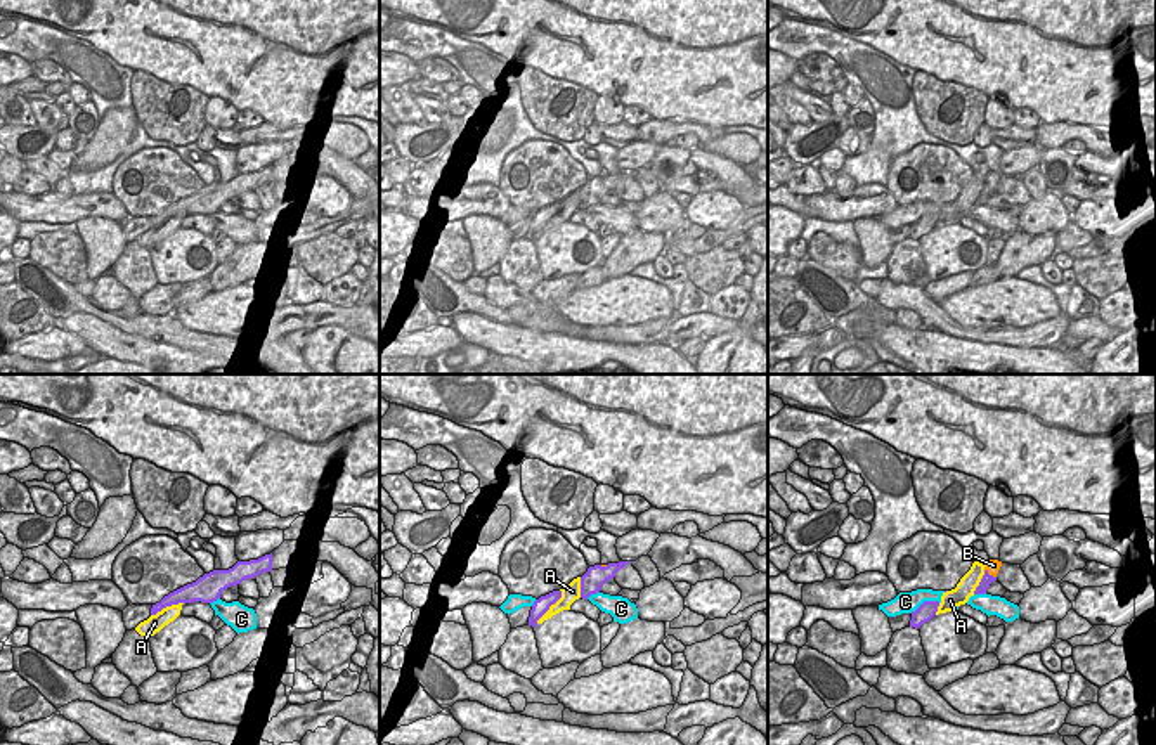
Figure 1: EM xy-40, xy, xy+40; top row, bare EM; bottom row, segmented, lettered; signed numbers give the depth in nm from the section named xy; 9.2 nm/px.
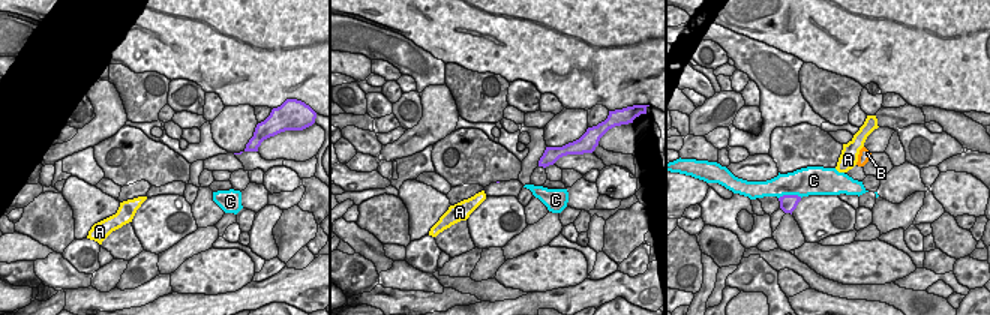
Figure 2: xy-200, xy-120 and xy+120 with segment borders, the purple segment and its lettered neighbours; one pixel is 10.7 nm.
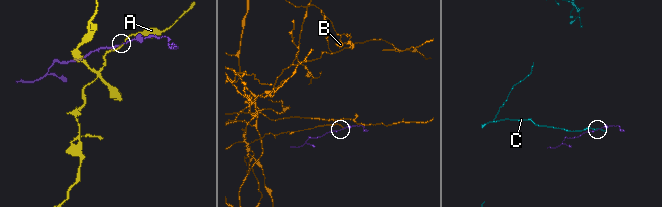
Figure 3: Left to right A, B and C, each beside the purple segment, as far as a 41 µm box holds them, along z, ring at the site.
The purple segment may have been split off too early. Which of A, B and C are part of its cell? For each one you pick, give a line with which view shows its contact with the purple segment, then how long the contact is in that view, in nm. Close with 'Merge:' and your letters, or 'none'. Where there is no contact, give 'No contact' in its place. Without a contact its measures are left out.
Merge: none.

